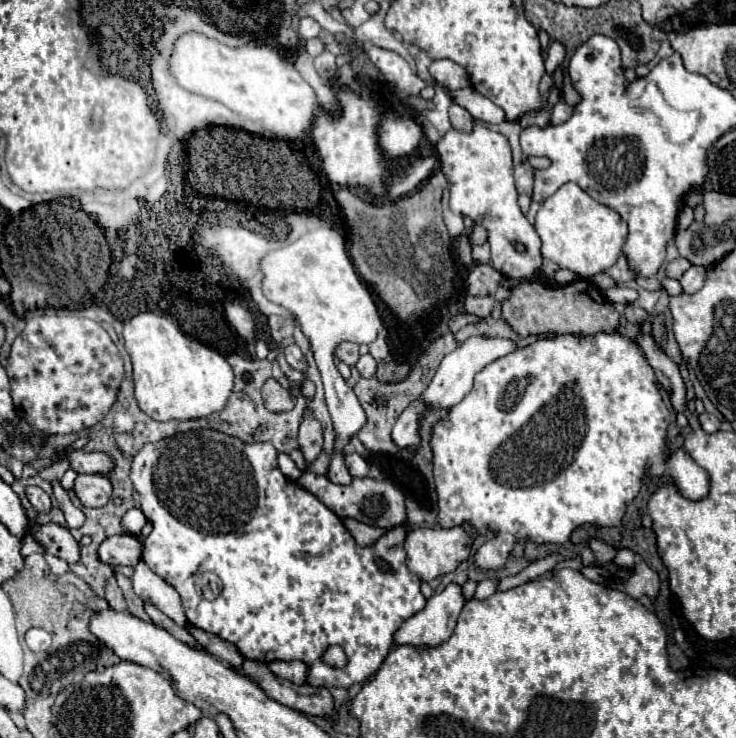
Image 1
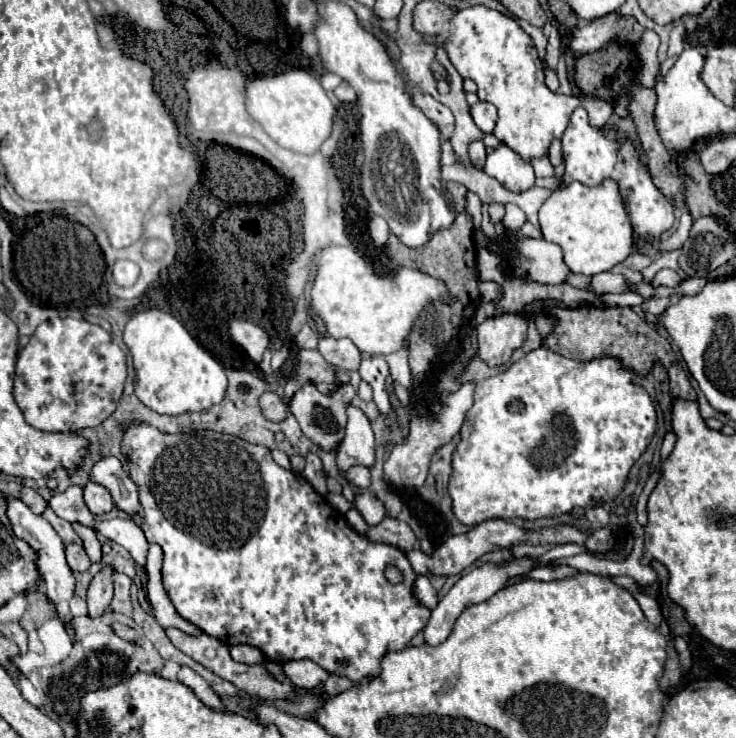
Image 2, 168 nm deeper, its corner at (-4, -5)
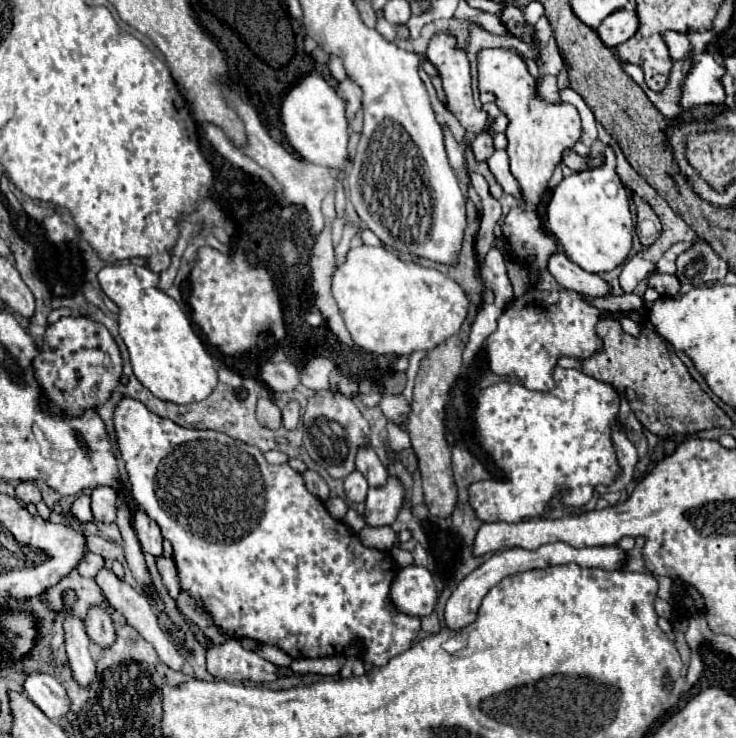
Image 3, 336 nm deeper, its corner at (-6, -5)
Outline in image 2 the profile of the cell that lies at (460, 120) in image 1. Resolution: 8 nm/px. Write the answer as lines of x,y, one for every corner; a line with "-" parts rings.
478,139
478,141
472,141
468,145
468,149
470,149
470,161
474,163
474,167
482,169
484,167
484,161
486,161
486,145

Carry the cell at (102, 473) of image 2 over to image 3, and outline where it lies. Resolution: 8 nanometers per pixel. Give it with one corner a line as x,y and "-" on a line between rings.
138,507
134,511
134,529
136,529
138,539
142,543
142,549
146,553
150,553
150,555
160,557
162,555
162,533
160,533
160,527

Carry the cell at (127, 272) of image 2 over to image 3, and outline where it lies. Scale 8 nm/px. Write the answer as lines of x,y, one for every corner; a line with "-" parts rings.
116,263
116,265
106,265
98,273
98,281
100,281
102,291
120,309
120,313
118,313
118,333
128,347
132,371
138,377
138,381
162,401
172,401
172,403
184,405
184,403
196,403
196,401
206,399
212,393
212,389
216,387
216,361
204,347
200,337
194,333
192,323
186,317
186,313
180,309
180,305
172,297
168,297
166,293
162,293
158,289
160,275
150,271
144,265

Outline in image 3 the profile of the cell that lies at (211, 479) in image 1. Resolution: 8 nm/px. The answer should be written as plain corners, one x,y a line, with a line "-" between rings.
122,397
120,403
116,405
116,409
114,409
114,429
116,429
120,455
126,461
124,465
126,465
126,471
128,471
130,487
134,487
132,497
134,497
136,505
140,509
144,507
144,513
152,521
158,523
158,527
162,531
162,537
172,543
174,561
176,561
176,567
178,567
182,589
188,591
192,597
202,601
204,609
214,617
216,625
220,625
228,637
232,637
232,639
248,637
248,639
260,641
264,645
276,645
282,651
286,651
292,659
298,659
298,657
314,657
316,659
316,657
344,655
344,649
350,643
360,641
362,643
360,657
364,661
372,663
372,665
386,665
394,655
400,655
402,651
412,647
412,641
420,633
420,619
404,615
404,613
396,611
390,605
388,591
390,591
390,585
392,585
394,575
396,575
396,567
394,567
394,561
392,561
390,553
380,553
378,549
364,547
360,543
358,535
348,531
342,521
332,519
332,515
326,511
322,501
318,501
306,489
302,475
298,471
294,471
288,463
270,465
264,459
264,453
258,447
236,441
236,439
232,439
232,437
228,437
220,431
200,431
200,429
180,427
170,419
158,417
156,413
148,411
148,407
144,403
140,403
136,399
130,399
130,397

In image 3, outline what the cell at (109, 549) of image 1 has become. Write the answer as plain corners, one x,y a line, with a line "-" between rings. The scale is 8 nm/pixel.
92,607
88,617
86,617
86,633
88,637
100,647
100,649
106,649
110,647
110,643
114,643
116,639
116,629
114,629
114,623
112,619
108,617
108,613
100,607

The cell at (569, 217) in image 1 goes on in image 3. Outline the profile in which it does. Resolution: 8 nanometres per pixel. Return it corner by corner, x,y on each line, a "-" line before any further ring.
612,151
604,167
564,177
546,207
546,227
558,239
564,253
588,273
606,273
626,261
632,249
634,221
630,199
614,169

